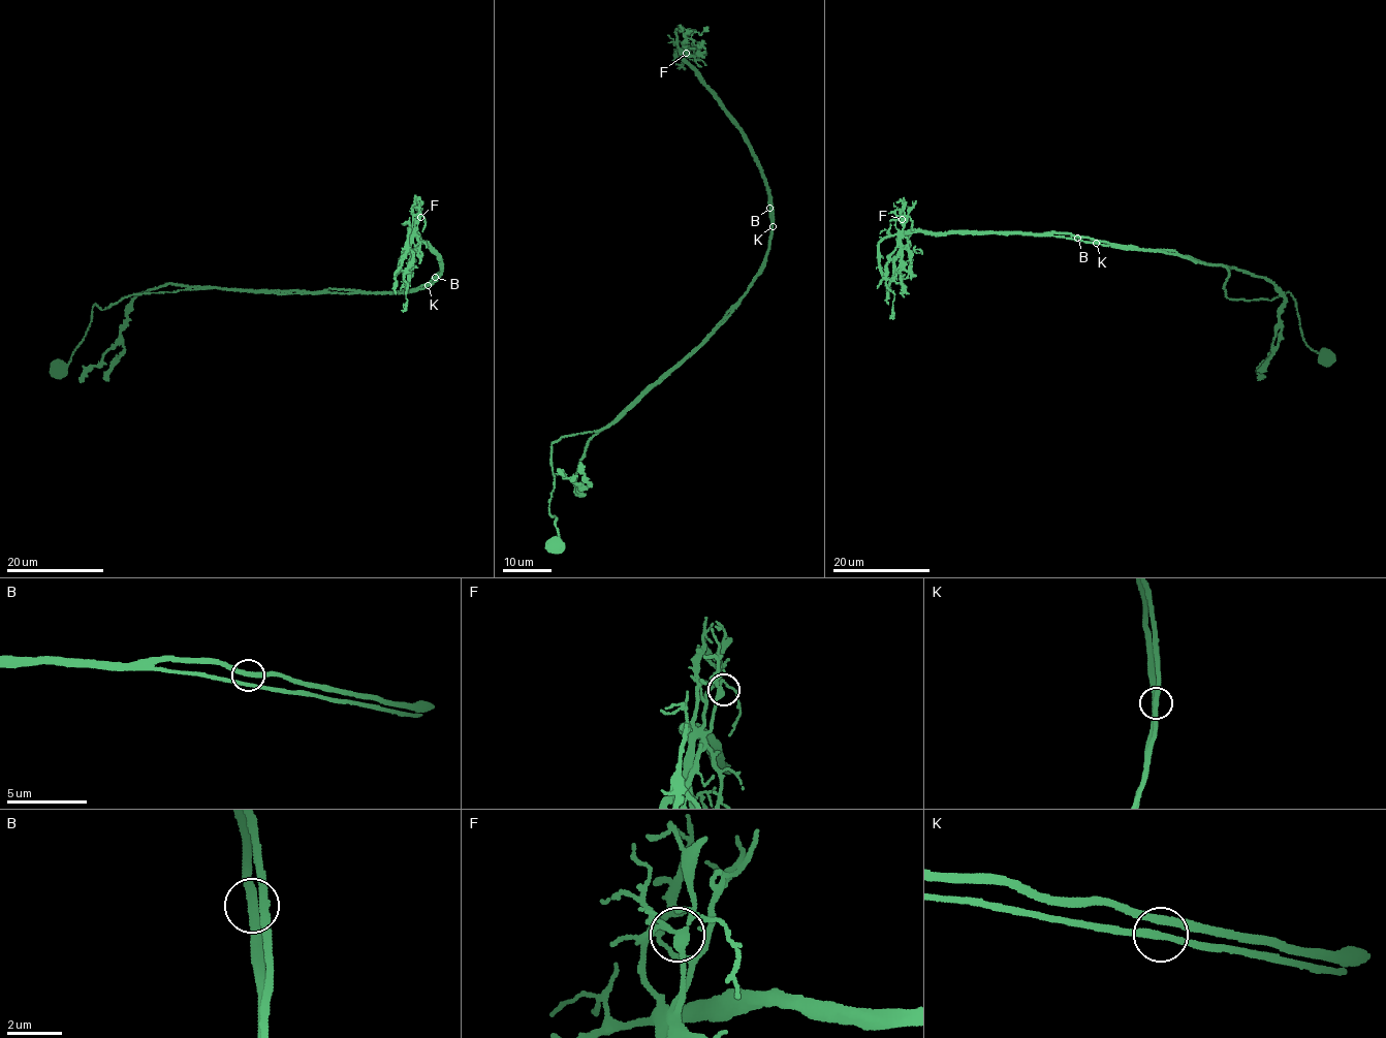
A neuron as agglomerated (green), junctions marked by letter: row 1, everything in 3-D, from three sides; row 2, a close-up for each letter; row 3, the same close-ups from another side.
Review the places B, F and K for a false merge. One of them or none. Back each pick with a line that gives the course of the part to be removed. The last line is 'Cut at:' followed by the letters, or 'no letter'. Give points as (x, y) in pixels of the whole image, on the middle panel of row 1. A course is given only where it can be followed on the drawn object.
Cut at: no letter

